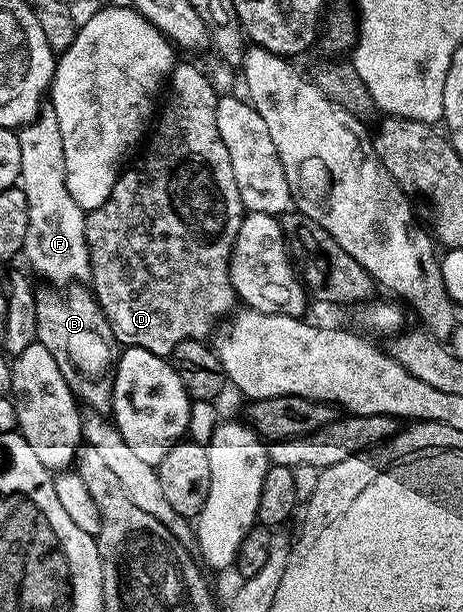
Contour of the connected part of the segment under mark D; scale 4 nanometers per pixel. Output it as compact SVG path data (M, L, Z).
M183 63L176 64L175 68L172 69L169 78L170 89L171 94L168 95L167 102L165 102L165 97L161 105L163 122L156 127L155 134L153 134L154 129L150 134L150 137L152 136L151 142L149 142L149 137L143 158L132 169L124 168L120 172L109 199L105 199L105 203L101 203L101 207L92 209L87 213L87 226L85 227L87 246L91 256L91 275L89 279L92 284L95 283L95 285L93 284L95 298L98 299L99 306L107 317L107 322L113 331L116 342L123 347L128 345L145 347L145 351L153 351L153 355L165 358L172 356L174 348L182 340L206 338L213 329L211 317L217 316L218 313L228 312L227 314L230 314L236 308L237 298L235 288L231 286L231 279L227 275L227 262L231 259L231 248L237 239L237 231L241 227L245 216L241 195L237 191L237 179L233 179L233 163L229 163L229 151L225 151L225 143L221 143L221 135L217 131L217 115L215 114L217 92L215 93L214 87L193 66L183 65Z

